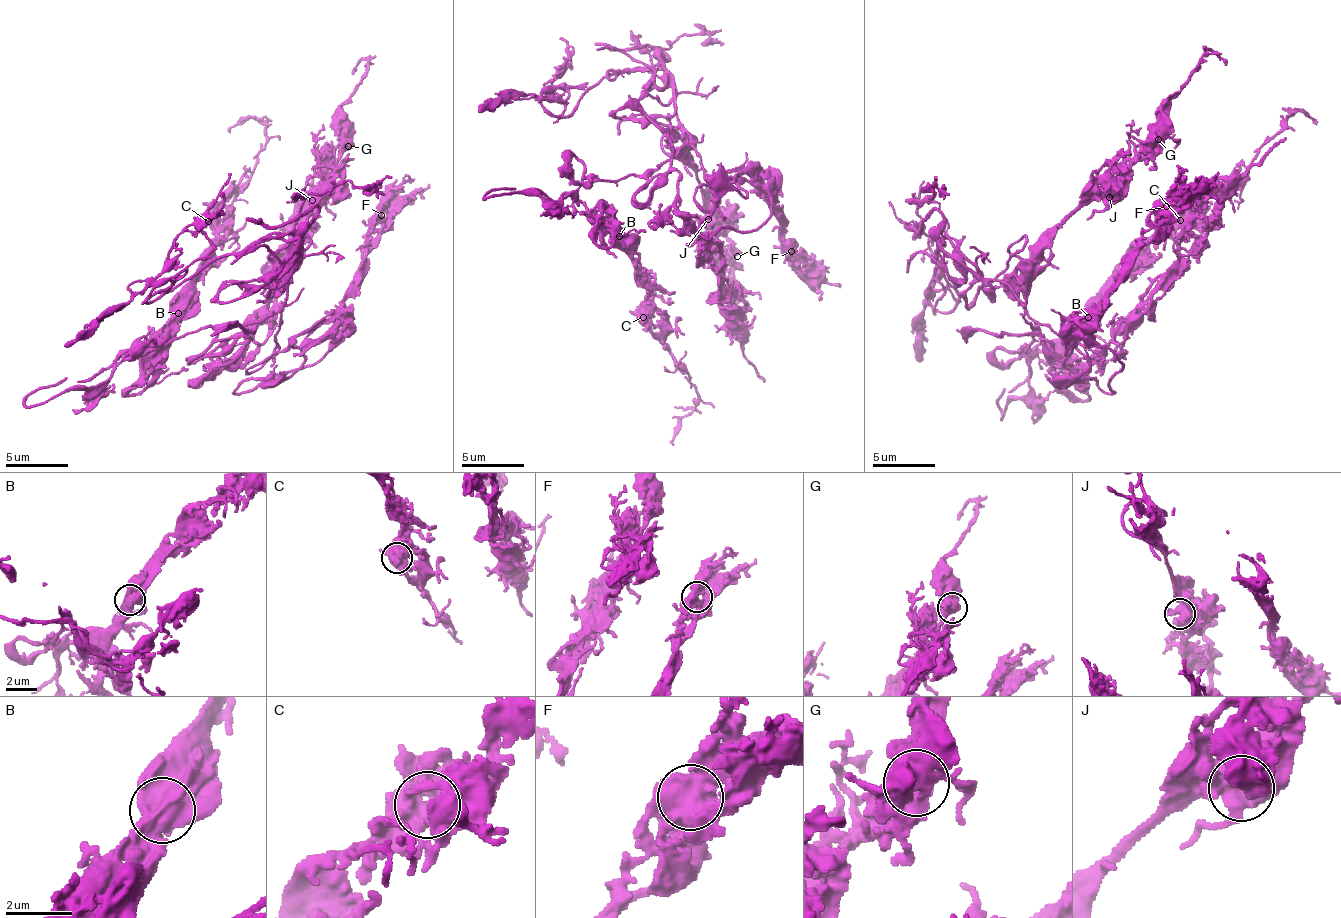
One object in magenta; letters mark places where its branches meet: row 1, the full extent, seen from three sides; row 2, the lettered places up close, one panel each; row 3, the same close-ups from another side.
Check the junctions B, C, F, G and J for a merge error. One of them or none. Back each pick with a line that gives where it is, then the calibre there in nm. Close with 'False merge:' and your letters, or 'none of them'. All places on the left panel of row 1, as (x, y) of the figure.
False merge: none of them

